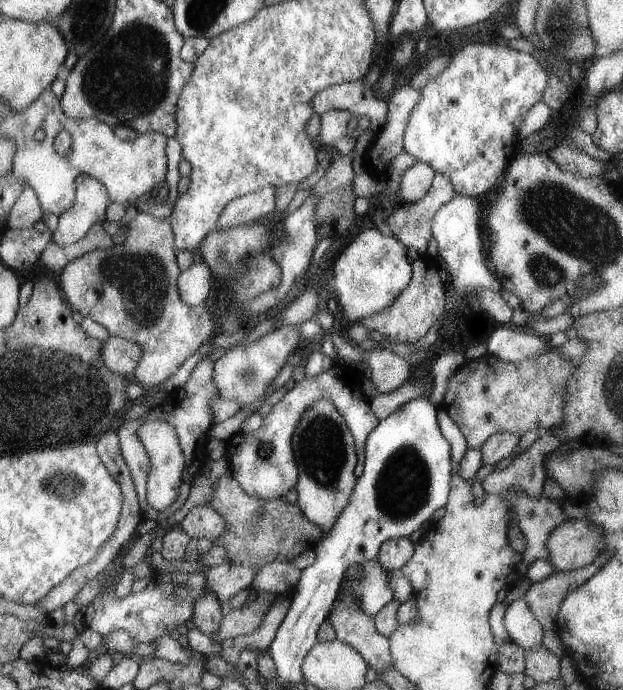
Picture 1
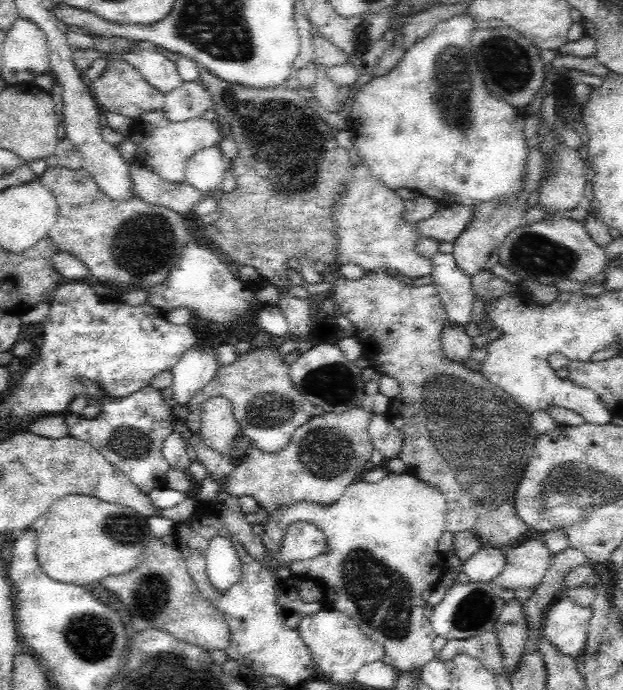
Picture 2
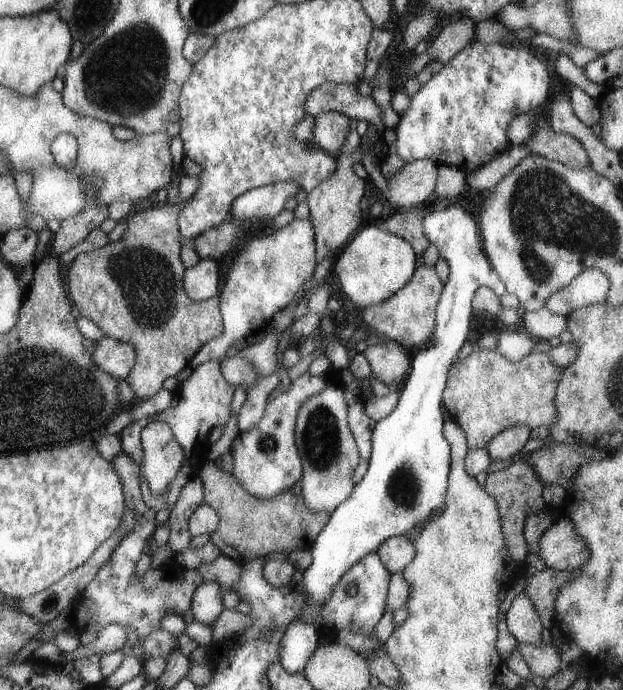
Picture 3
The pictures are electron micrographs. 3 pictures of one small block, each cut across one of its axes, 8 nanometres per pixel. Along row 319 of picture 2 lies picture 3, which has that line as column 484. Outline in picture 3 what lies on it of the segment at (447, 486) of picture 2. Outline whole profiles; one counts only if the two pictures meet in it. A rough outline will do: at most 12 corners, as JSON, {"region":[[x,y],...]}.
{"region":[[488,348],[448,370],[442,404],[470,449],[552,426],[562,368]]}

